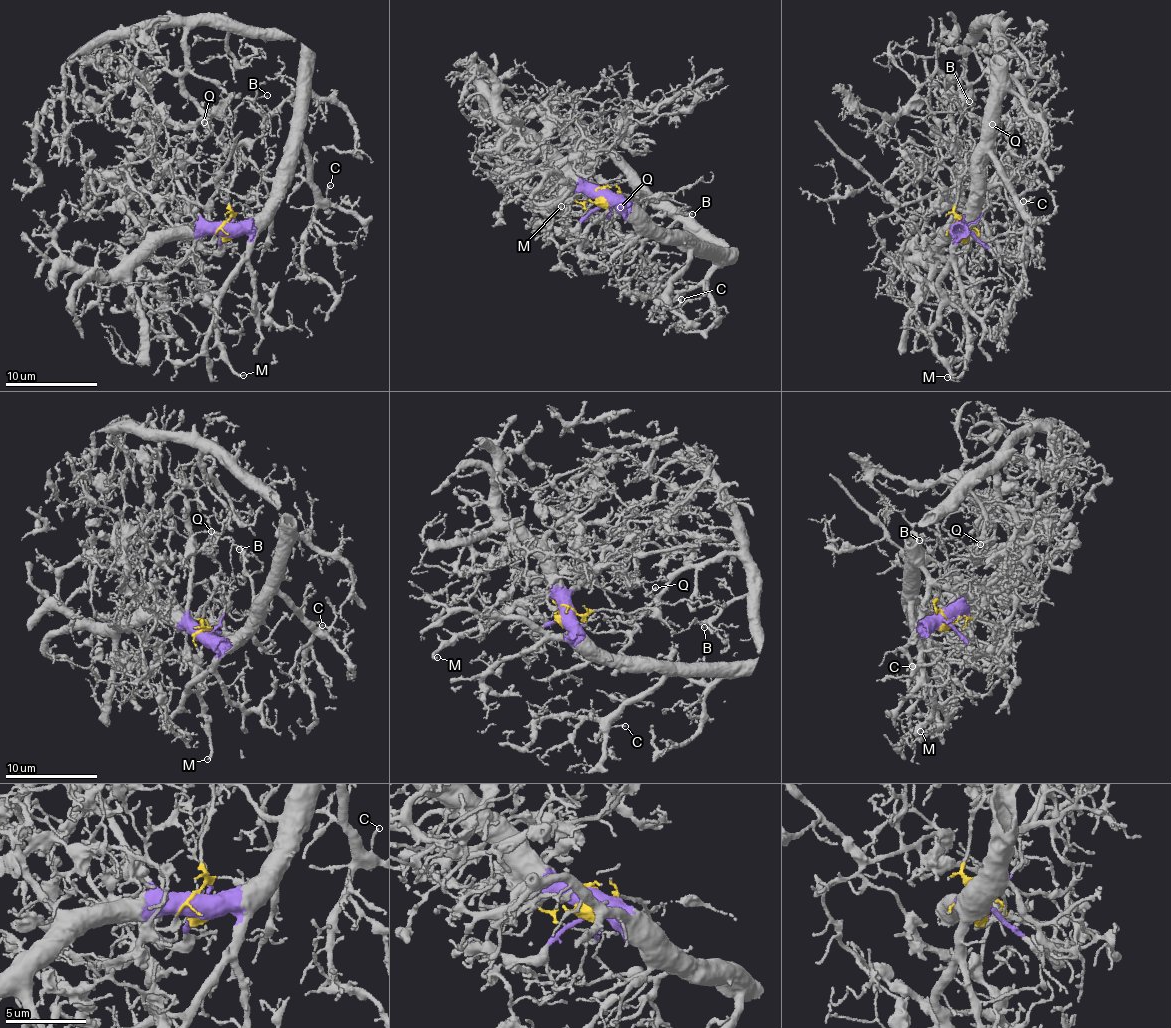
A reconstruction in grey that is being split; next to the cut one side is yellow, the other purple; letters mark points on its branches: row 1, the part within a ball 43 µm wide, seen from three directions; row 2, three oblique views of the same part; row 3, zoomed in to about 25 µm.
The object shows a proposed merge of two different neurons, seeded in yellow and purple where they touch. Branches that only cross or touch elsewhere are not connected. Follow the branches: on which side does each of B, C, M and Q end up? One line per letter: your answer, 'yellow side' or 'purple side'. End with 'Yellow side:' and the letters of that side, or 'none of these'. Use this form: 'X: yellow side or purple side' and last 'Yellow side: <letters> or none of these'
B: yellow side
C: purple side
M: purple side
Q: purple side
Yellow side: B

